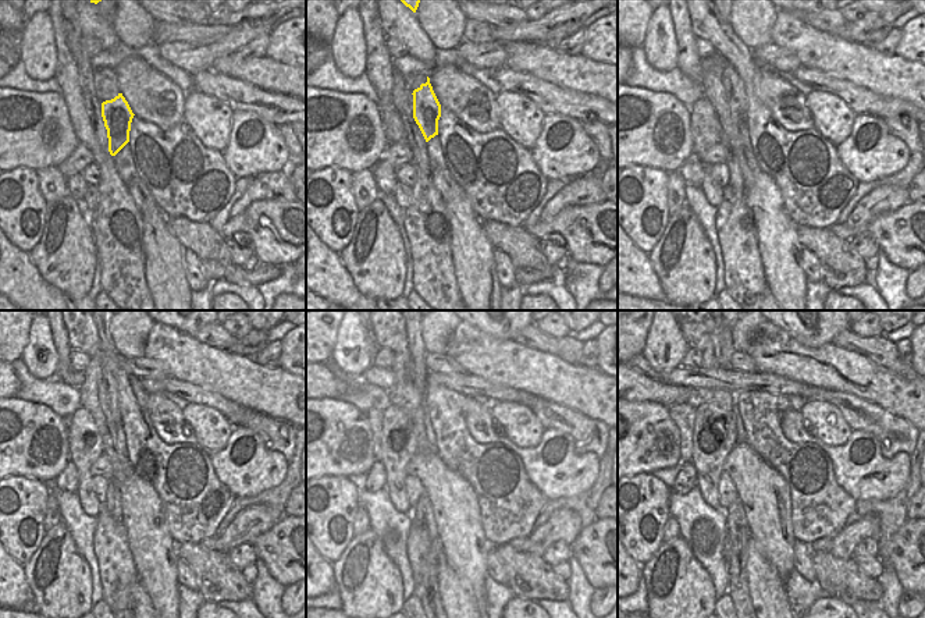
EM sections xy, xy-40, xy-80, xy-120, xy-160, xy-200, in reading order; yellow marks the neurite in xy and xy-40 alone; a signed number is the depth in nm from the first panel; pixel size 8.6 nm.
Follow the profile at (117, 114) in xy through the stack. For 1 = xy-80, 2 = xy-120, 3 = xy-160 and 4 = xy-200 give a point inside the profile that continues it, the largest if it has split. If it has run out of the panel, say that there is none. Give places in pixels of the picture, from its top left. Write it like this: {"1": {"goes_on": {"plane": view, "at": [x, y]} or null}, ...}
{"1": {"goes_on": {"plane": "xy-80", "at": [739, 105]}}, "2": {"goes_on": {"plane": "xy-120", "at": [107, 355]}}, "3": {"goes_on": {"plane": "xy-160", "at": [417, 351]}}, "4": {"goes_on": {"plane": "xy-200", "at": [726, 344]}}}

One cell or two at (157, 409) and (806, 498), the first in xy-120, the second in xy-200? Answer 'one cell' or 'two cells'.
two cells

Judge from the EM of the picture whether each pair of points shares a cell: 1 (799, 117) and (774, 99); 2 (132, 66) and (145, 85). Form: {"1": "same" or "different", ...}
{"1": "same", "2": "same"}

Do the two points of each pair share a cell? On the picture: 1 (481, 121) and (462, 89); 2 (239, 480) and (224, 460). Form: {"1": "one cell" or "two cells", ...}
{"1": "one cell", "2": "one cell"}

